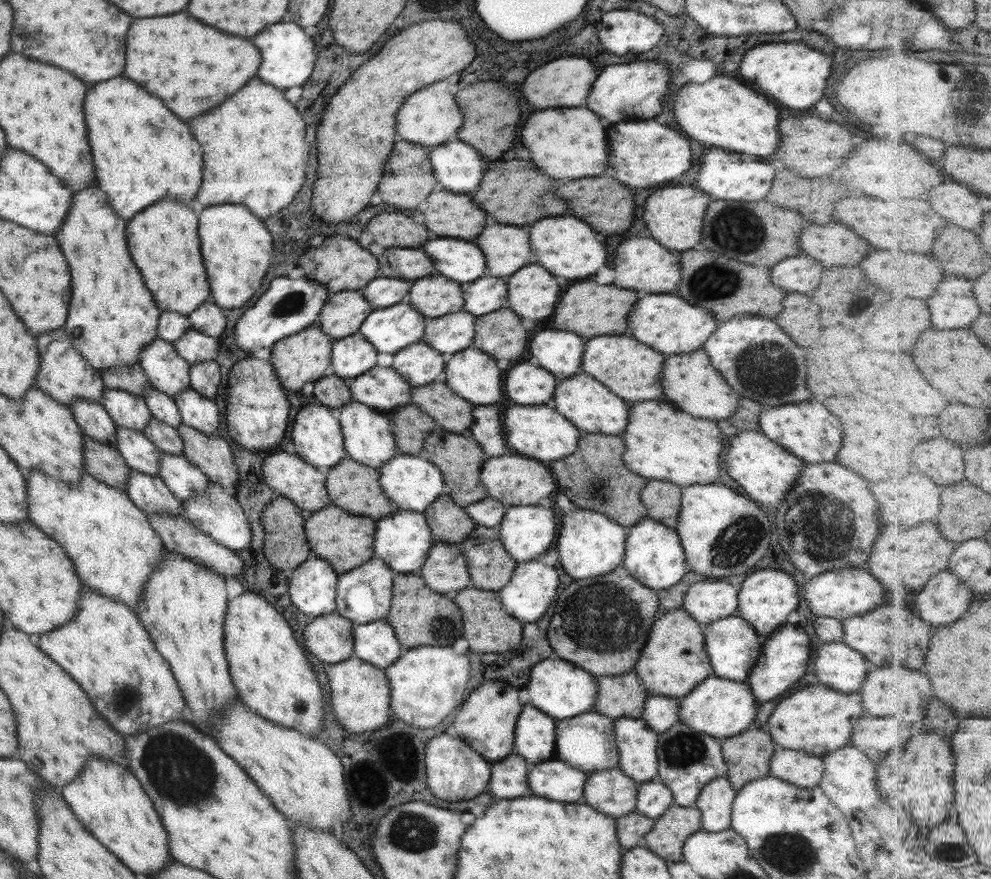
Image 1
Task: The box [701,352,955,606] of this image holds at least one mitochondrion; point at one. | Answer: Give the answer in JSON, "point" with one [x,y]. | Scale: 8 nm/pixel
{"point":[830,526]}

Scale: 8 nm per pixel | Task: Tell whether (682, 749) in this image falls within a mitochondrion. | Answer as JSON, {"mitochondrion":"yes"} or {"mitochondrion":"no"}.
{"mitochondrion":"yes"}

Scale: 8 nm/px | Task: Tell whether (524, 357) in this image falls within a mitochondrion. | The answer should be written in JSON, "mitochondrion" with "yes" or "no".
{"mitochondrion":"no"}

